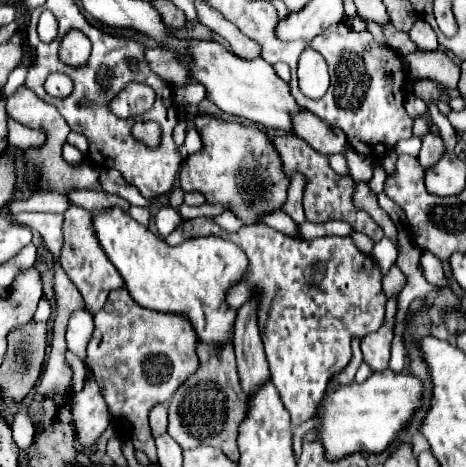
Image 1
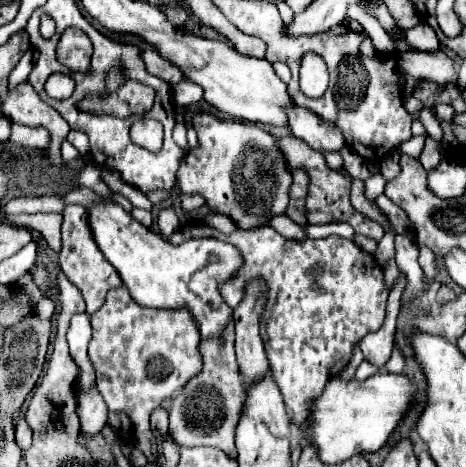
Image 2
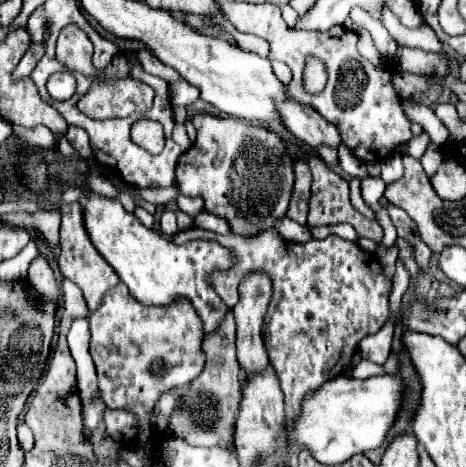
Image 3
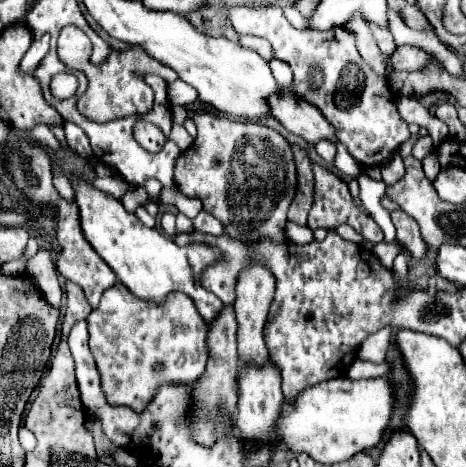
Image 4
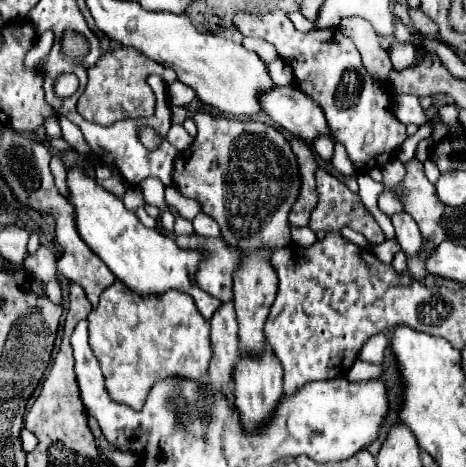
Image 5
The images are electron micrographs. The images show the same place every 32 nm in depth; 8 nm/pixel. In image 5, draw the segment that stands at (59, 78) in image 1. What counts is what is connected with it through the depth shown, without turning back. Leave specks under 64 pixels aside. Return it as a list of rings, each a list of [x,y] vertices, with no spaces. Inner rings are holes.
[[[64,74],[64,76],[60,76],[60,80],[56,82],[54,90],[56,90],[56,94],[58,94],[60,98],[72,96],[72,94],[78,90],[78,82],[76,82],[76,76],[74,76],[74,74]]]

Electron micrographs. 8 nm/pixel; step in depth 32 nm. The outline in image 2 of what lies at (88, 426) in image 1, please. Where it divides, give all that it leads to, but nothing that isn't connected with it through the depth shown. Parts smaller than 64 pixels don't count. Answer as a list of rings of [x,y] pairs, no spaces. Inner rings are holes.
[[[96,388],[78,394],[78,416],[84,436],[94,436],[106,424],[108,408]]]

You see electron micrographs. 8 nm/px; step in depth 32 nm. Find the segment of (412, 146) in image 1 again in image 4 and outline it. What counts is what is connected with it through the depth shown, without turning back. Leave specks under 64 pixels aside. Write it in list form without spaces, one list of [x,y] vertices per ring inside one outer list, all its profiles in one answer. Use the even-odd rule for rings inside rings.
[[[424,136],[424,138],[420,138],[416,144],[414,144],[414,150],[412,150],[412,156],[414,158],[418,158],[418,160],[424,160],[426,156],[428,156],[428,152],[432,150],[432,138],[430,136]]]

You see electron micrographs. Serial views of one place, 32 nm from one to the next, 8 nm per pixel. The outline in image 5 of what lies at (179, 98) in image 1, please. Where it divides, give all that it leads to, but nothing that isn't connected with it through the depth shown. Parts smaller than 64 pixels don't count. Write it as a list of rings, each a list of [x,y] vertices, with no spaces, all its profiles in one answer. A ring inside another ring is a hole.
[[[176,80],[176,82],[172,82],[172,84],[168,86],[168,100],[170,100],[172,106],[186,106],[186,104],[190,104],[194,98],[196,98],[194,90],[188,88],[186,84],[182,84],[180,80]]]

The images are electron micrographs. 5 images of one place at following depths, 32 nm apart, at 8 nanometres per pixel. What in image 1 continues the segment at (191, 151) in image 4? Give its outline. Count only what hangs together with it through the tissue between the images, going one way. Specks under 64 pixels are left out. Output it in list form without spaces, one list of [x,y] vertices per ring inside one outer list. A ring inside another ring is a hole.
[[[198,114],[194,118],[194,128],[204,146],[200,152],[182,160],[178,184],[184,192],[200,192],[206,196],[208,204],[226,206],[244,226],[258,224],[262,216],[282,210],[290,176],[284,176],[280,156],[276,156],[276,148],[268,144],[268,134],[264,130],[238,122],[224,122],[208,114]]]

